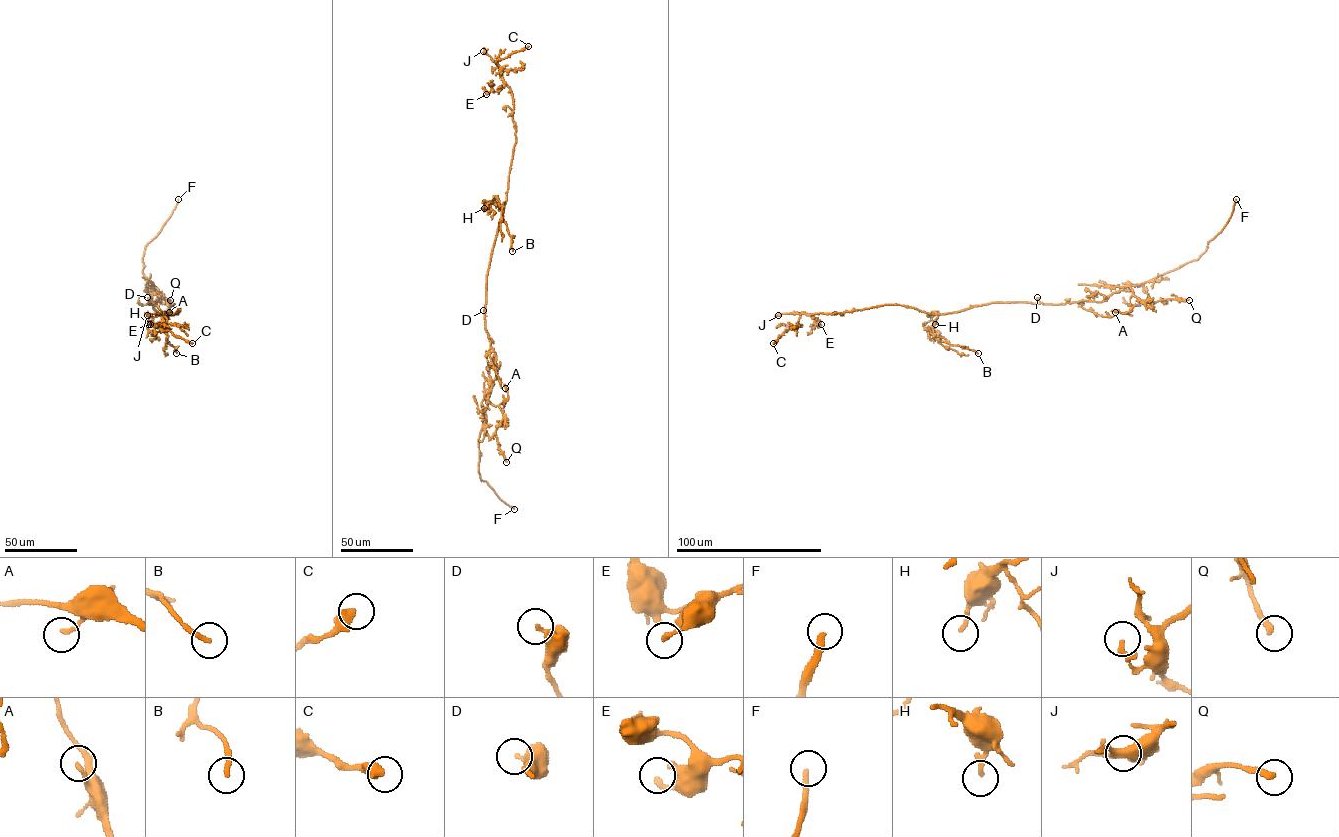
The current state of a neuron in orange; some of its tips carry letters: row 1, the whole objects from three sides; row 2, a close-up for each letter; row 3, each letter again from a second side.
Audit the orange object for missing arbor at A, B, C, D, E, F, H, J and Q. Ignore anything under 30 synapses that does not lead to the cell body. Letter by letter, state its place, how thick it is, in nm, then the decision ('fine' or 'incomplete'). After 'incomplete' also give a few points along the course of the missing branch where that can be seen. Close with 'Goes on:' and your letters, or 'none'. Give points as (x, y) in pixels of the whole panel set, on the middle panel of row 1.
A: at (505, 388); 150 nm thick; fine
B: at (512, 251); 220 nm thick; fine
C: at (528, 46); 500 nm thick; fine
D: at (483, 310); 400 nm thick; fine
E: at (486, 94); 220 nm thick; fine
F: at (514, 509); 240 nm thick; incomplete
H: at (484, 208); 170 nm thick; fine
J: at (483, 51); 180 nm thick; fine
Q: at (506, 462); 240 nm thick; fine
Goes on: F

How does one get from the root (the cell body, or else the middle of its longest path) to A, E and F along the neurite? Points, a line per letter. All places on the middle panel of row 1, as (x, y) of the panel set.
A: (486, 284), (485, 327), (496, 356), (496, 377), (488, 398), (491, 403), (504, 405), (508, 398), (505, 388)
E: (486, 284), (506, 198), (516, 142), (510, 89), (505, 83), (497, 91), (486, 94)
F: (486, 284), (485, 327), (496, 356), (496, 377), (479, 436), (478, 471), (480, 479), (514, 509)

